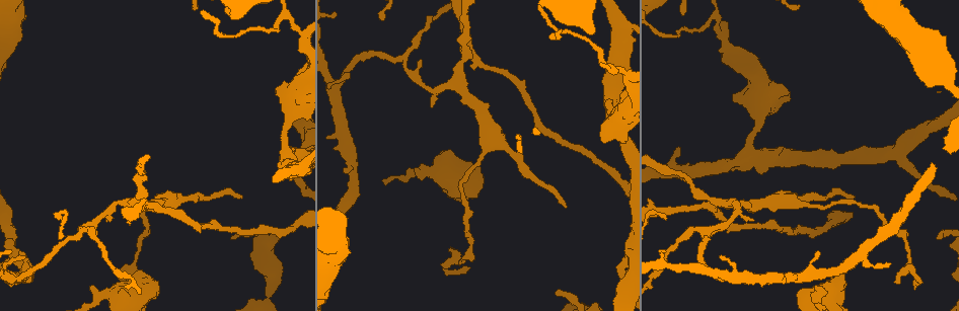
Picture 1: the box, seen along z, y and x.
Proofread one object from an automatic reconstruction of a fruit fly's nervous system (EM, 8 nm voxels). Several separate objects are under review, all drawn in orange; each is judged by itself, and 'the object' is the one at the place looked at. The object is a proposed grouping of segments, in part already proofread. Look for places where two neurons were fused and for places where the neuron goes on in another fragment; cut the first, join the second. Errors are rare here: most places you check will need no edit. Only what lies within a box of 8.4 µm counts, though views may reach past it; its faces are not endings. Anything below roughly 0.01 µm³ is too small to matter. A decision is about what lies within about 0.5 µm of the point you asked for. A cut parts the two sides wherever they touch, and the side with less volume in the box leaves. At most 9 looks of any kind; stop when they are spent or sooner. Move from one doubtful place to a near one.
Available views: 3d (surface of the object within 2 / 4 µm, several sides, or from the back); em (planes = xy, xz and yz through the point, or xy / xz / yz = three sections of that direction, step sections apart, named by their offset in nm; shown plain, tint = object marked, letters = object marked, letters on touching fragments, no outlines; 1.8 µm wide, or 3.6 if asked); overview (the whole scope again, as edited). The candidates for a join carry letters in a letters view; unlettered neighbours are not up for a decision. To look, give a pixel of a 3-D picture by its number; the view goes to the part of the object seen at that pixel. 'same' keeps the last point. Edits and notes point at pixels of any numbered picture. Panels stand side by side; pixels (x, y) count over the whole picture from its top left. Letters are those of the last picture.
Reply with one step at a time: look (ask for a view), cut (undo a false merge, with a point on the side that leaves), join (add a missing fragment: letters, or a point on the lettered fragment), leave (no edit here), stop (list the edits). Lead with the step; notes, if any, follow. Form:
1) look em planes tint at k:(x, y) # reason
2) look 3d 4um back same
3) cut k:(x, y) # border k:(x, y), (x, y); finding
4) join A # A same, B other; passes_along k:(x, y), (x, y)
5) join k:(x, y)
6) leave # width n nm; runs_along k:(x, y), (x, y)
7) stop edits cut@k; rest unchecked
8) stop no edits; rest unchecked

look em planes letters at 1:(854, 198) # tapers out

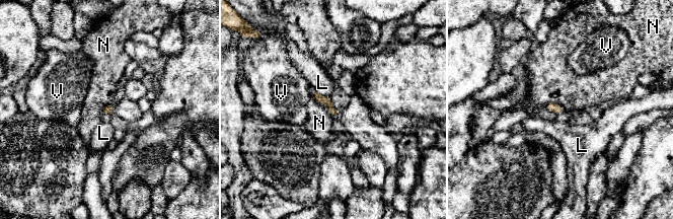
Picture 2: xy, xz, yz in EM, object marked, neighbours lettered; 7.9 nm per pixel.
leave # longest_contact N 160 nm; L other, N other, V other; border 2:(545, 103), (556, 102), (564, 111); none of them fits

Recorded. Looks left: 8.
look em xz step 4 tint at 1:(294, 226) # sudden change in width

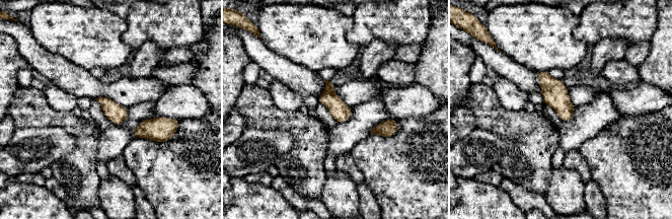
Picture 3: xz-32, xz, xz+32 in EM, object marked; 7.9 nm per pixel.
look em yz step 16 letters same

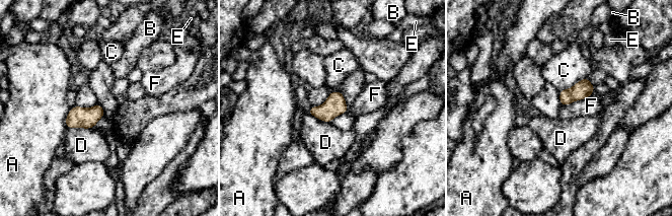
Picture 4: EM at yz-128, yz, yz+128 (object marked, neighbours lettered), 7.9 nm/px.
leave # A other, B other, C other, D other, E other, F other; border 4:(595, 85), (588, 96), (561, 105); all the same neuron

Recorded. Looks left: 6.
look em xz step 4 plain at 1:(11, 279) # abrupt turn

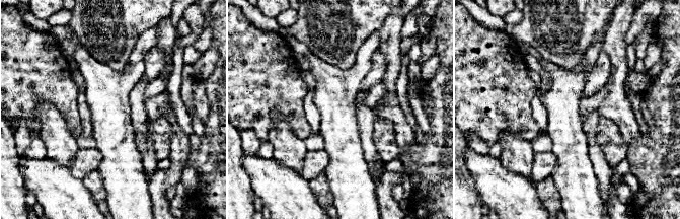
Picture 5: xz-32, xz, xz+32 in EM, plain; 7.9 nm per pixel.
look em xz step 4 tint same # with the object marked

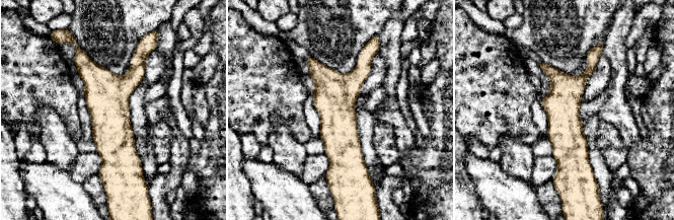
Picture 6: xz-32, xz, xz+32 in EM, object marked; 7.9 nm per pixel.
look em xz step 4 letters same # see the neighbours

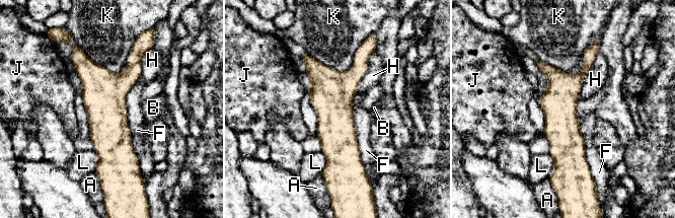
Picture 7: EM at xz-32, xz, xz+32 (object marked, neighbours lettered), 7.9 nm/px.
leave # width 280 nm; A other, B other, F other, H other, J other, K other, L other; runs_along 7:(361, 53), (336, 92), (332, 169); all the same neuron

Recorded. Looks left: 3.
look 3d 2um at 1:(814, 253) # free end

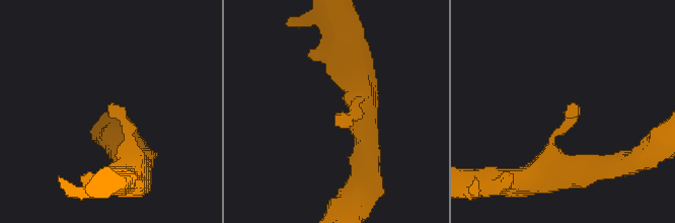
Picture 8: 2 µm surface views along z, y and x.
look em xz step 16 letters at 8:(335, 116)

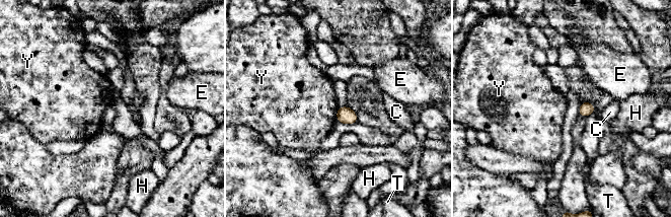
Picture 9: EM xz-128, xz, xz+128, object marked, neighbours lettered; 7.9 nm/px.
leave # width 140 nm; C other, E other, H other, T other, Y other; border 9:(339, 106), (336, 113), (336, 121); no lettered fragment goes on from it

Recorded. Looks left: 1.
stop no edits; rest unchecked

